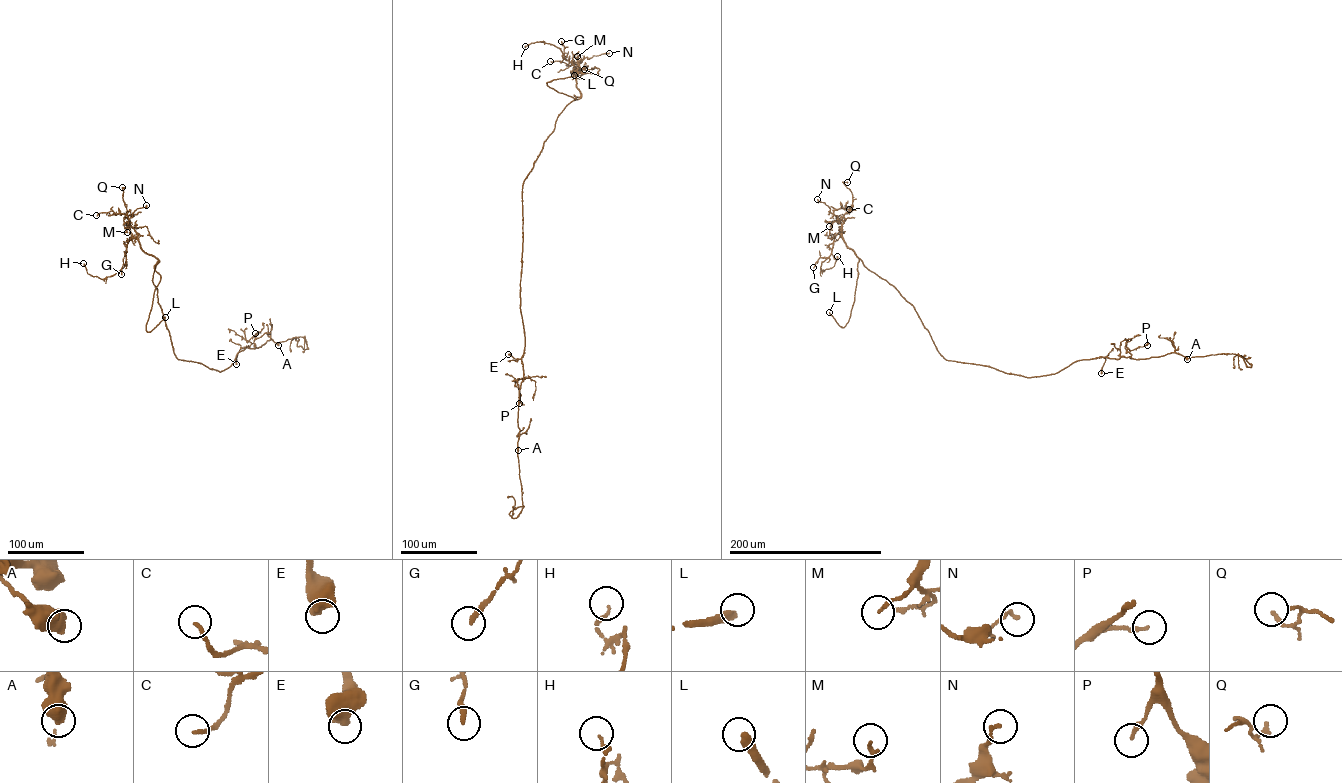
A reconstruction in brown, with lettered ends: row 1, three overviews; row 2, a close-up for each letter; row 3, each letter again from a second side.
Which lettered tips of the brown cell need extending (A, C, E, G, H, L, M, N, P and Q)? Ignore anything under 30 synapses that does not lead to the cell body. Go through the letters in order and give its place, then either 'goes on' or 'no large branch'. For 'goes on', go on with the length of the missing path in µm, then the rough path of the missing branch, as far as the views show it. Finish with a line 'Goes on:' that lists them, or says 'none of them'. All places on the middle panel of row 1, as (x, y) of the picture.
A: place (518, 450); no large branch
C: place (550, 61); no large branch
E: place (508, 354); no large branch
G: place (561, 41); no large branch
H: place (525, 46); no large branch
L: place (574, 75); goes on; missing 35 µm
M: place (577, 56); no large branch
N: place (609, 53); no large branch
P: place (519, 403); no large branch
Q: place (584, 69); no large branch
Goes on: L

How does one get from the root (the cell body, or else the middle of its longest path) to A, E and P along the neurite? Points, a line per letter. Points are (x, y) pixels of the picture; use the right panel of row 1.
A: (996, 370), (1030, 377), (1056, 373), (1078, 360), (1101, 357), (1140, 359), (1176, 352), (1187, 359)
E: (996, 370), (1028, 377), (1039, 376), (1056, 373), (1078, 360), (1103, 357), (1101, 373)
P: (996, 370), (1028, 377), (1047, 375), (1078, 360), (1129, 357), (1131, 350), (1147, 345)

